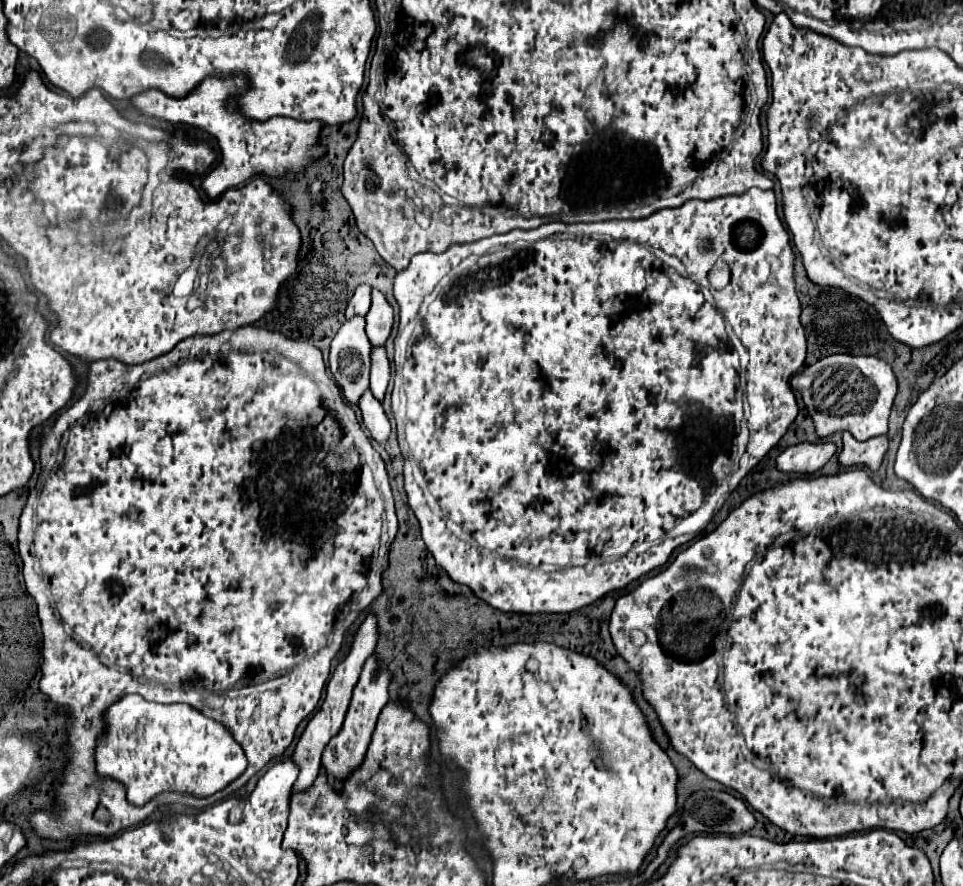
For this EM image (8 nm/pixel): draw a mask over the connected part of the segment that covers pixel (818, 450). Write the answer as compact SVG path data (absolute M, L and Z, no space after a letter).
M818 441L816 445L798 443L778 455L776 469L782 473L812 475L818 469L822 469L834 453L836 453L836 445L830 441Z

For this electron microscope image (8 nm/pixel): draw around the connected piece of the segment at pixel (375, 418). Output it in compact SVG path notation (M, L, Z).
M366 391L360 399L360 411L362 411L362 419L366 429L370 431L372 439L376 439L380 445L384 445L390 437L390 421L380 405L378 399L374 399L374 395L370 391Z

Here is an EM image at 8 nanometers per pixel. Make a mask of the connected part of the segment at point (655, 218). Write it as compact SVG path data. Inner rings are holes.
M756 187L742 195L718 197L712 201L688 201L678 209L660 209L646 219L574 225L548 223L530 231L516 229L506 235L496 235L476 243L454 245L440 255L416 255L408 269L400 271L394 279L393 293L400 309L400 322L394 340L395 375L391 408L397 420L397 441L404 461L404 489L408 493L408 503L420 521L422 539L436 563L456 583L468 585L476 597L504 613L572 613L594 603L610 591L626 587L648 571L662 567L676 547L688 543L702 531L672 527L680 519L686 519L704 507L704 503L710 511L718 511L716 503L720 497L710 493L724 483L736 459L734 439L742 423L742 387L738 385L740 368L747 370L748 366L746 399L750 403L750 439L738 463L736 481L740 481L752 467L760 463L760 459L780 441L798 415L798 405L790 389L790 377L806 359L806 337L800 323L800 301L796 295L792 265L794 253L788 243L788 233L776 215L774 191L762 191ZM718 259L726 261L730 269L730 281L724 289L714 289L708 281L708 273Z

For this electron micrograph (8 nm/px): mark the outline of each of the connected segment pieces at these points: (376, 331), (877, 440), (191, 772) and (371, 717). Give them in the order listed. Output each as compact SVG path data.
M374 289L372 291L372 307L366 315L366 333L368 333L370 343L374 347L378 347L378 345L384 347L386 339L390 337L392 325L394 325L392 307L386 301L386 297L378 289Z
M850 433L842 435L842 451L838 455L838 463L842 467L852 467L852 465L864 465L870 471L878 471L886 451L888 451L888 437L872 437L870 441L856 441Z
M126 695L106 711L106 721L108 729L96 749L98 773L122 781L128 789L128 801L134 805L144 805L162 791L184 791L184 793L188 791L194 793L196 797L208 797L214 795L216 791L222 791L246 769L244 751L232 739L232 735L220 723L204 717L190 705L184 703L162 705L144 701L140 695Z
M370 655L366 659L362 675L354 687L350 709L346 713L344 725L342 725L340 733L330 739L330 743L326 745L326 749L322 753L322 765L326 767L330 781L336 789L340 789L346 775L350 775L364 761L364 755L366 755L366 749L370 745L370 737L372 737L372 731L376 727L378 715L386 703L388 703L388 671L380 671L380 667L376 667L376 655Z

